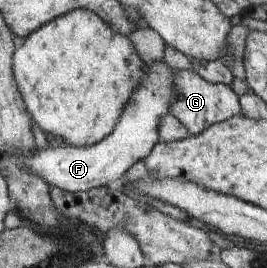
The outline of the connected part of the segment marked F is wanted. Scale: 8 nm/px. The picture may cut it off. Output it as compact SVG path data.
M163 61L146 67L145 71L135 95L109 137L86 148L71 145L67 147L48 145L37 148L35 152L24 157L24 167L32 174L44 178L51 187L68 192L86 192L125 177L137 160L147 157L159 141L158 123L161 117L168 115L169 107L175 99L174 73Z

